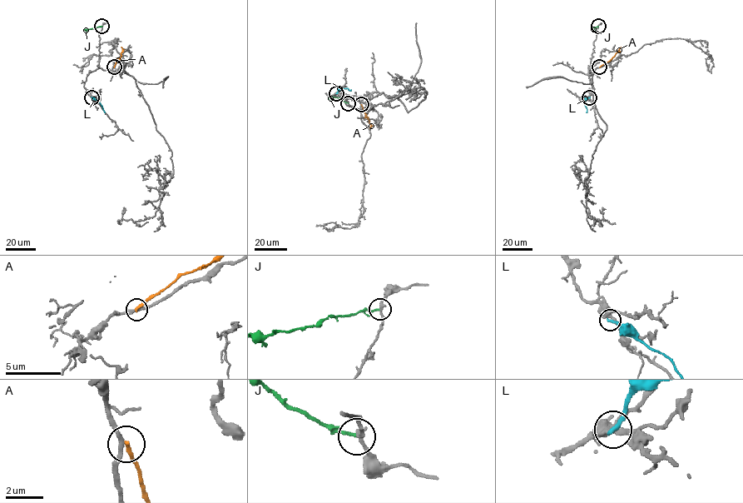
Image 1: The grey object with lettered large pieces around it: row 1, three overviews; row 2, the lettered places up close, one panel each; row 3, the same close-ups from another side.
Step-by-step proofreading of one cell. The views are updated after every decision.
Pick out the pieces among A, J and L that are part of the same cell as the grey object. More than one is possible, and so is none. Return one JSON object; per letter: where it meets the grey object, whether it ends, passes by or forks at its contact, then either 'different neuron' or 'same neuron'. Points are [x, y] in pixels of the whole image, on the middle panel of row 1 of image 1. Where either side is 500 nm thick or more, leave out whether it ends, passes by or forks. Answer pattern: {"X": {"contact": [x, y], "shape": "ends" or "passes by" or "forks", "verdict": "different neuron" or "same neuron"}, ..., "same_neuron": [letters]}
{"A": {"contact": [361, 104], "shape": "ends", "verdict": "different neuron"}, "J": {"contact": [348, 103], "shape": "ends", "verdict": "different neuron"}, "L": {"contact": [336, 93], "shape": "ends", "verdict": "different neuron"}, "same_neuron": []}

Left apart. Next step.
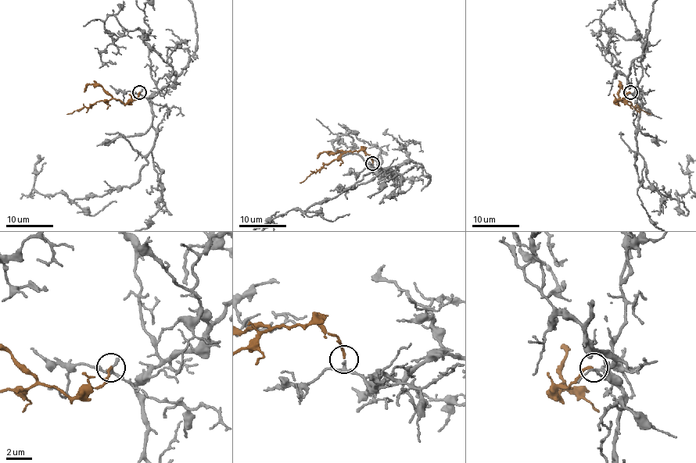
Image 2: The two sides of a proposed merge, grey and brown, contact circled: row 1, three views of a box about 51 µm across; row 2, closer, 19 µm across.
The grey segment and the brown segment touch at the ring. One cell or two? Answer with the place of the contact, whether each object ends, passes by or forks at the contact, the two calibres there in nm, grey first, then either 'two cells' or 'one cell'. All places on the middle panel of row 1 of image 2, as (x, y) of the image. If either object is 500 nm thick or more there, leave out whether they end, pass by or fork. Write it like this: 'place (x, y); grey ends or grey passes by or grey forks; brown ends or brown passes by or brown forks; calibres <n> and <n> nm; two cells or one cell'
place (372, 163); grey forks; brown ends; calibres 130 and 200 nm; one cell

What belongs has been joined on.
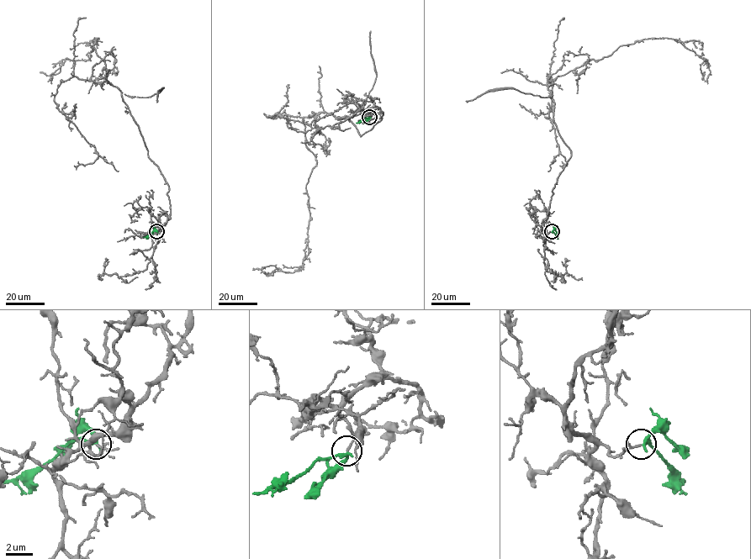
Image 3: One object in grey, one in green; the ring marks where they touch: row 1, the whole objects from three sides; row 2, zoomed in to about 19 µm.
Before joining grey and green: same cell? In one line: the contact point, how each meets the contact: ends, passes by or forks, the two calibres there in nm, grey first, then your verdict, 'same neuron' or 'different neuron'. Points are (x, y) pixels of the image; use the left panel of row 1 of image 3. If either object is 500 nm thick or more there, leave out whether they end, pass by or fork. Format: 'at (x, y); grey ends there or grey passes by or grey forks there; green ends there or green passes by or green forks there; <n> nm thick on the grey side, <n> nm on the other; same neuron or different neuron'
at (156, 231); grey ends there; green passes by; 150 nm thick on the grey side, 240 nm on the other; same neuron

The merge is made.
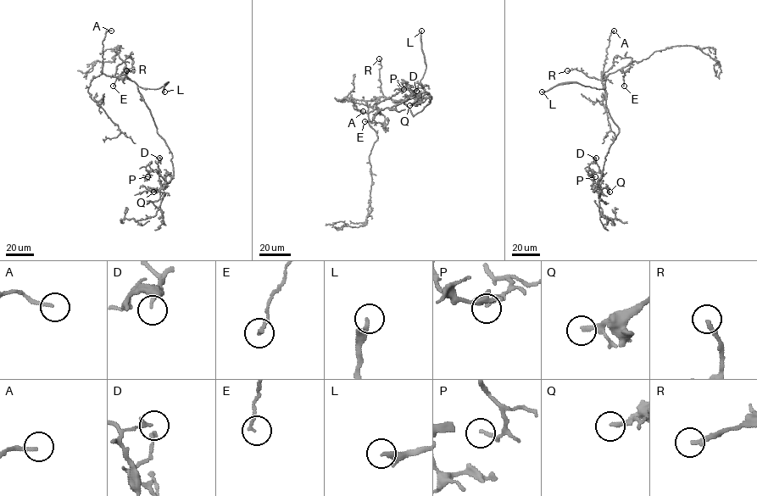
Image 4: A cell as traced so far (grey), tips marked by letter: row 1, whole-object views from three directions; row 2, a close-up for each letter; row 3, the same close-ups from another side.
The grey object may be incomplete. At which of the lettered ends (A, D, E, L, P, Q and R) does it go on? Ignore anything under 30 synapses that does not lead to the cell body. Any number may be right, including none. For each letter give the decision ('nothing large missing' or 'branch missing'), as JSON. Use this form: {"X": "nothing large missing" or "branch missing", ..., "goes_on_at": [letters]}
{"A": "nothing large missing", "D": "nothing large missing", "E": "nothing large missing", "L": "branch missing", "P": "nothing large missing", "Q": "nothing large missing", "R": "branch missing", "goes_on_at": ["L", "R"]}

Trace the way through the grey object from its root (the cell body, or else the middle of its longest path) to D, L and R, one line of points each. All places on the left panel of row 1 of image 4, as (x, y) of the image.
D: (138, 91), (150, 110), (157, 132), (172, 153), (173, 175), (162, 187), (158, 173), (159, 158)
L: (138, 91), (138, 86), (158, 89), (169, 82), (164, 85), (164, 91)
R: (138, 91), (137, 85), (127, 78), (128, 69), (126, 70)

